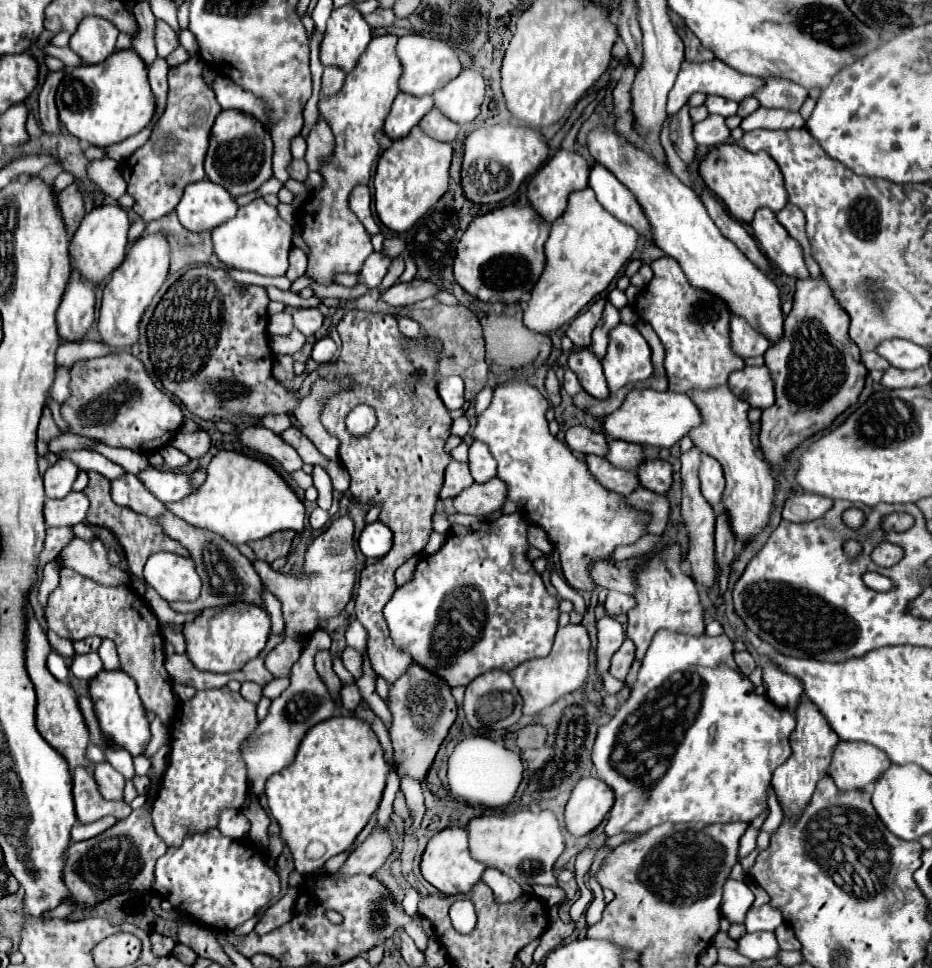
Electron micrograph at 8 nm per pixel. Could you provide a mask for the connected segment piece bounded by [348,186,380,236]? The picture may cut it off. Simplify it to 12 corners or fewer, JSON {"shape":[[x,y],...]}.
{"shape":[[356,186],[348,208],[370,236],[380,232],[372,218],[368,186]]}

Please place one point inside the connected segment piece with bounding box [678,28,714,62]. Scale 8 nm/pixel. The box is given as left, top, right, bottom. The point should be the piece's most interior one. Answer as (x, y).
(695, 52)

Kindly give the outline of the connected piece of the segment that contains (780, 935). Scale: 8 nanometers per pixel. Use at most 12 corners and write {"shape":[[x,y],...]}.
{"shape":[[780,926],[776,940],[780,950],[800,950],[790,926]]}

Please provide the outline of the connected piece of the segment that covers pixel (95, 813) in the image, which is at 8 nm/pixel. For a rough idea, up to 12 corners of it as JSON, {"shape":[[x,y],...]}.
{"shape":[[88,768],[72,772],[76,816],[82,824],[126,818],[126,802],[108,802]]}

